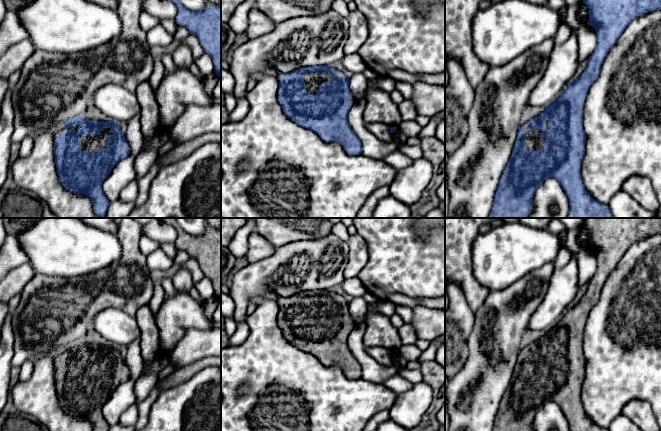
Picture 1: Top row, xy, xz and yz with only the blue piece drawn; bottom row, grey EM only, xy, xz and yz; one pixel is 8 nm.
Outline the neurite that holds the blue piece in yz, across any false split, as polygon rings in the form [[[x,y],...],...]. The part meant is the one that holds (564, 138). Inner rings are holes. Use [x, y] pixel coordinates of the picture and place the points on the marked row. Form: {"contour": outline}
{"contour": [[[583,0],[583,3],[589,7],[587,24],[596,31],[597,46],[582,75],[570,83],[560,97],[547,105],[538,117],[520,126],[512,157],[499,180],[488,218],[526,218],[533,209],[533,197],[537,188],[550,177],[561,184],[568,197],[568,218],[613,218],[608,205],[599,203],[586,191],[581,177],[586,144],[583,107],[605,57],[626,27],[636,17],[660,10],[661,0]]]}

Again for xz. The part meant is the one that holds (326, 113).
{"contour": [[[330,65],[308,66],[289,73],[278,72],[278,101],[285,115],[303,128],[317,133],[324,141],[338,141],[349,155],[362,154],[360,139],[348,122],[352,94],[349,79]]]}

